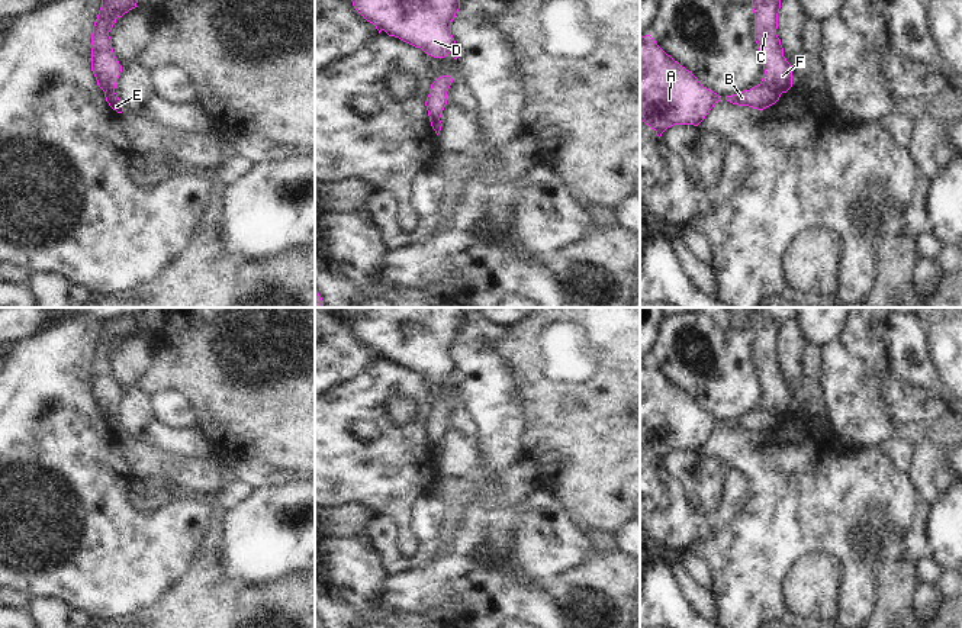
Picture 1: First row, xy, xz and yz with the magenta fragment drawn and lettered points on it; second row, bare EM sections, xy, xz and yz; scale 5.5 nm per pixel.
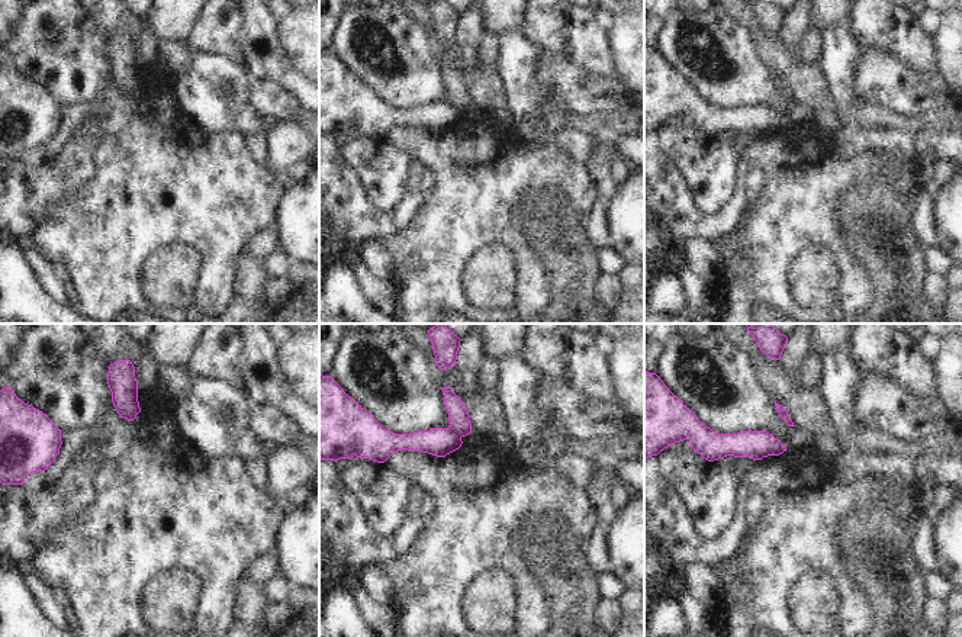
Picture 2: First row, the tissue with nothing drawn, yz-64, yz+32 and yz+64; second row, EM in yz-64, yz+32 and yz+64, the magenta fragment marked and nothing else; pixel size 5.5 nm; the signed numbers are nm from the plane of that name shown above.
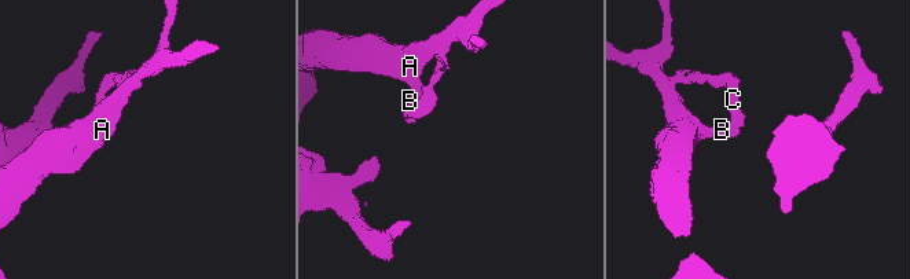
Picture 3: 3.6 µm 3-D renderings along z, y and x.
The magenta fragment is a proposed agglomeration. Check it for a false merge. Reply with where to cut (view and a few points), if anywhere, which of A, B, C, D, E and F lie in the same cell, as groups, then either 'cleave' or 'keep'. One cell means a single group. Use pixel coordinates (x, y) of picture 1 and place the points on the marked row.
yz (761, 83), (779, 94) | A B D E / C F | cleave

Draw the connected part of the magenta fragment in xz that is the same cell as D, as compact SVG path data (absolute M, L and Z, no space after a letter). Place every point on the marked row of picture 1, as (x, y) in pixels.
M351 0L354 9L370 23L379 33L385 30L389 36L421 48L434 58L444 58L453 52L459 58L457 44L451 35L451 22L460 9L460 0Z

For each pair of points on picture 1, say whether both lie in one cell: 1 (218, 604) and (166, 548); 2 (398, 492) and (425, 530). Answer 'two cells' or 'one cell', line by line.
1: two cells
2: two cells

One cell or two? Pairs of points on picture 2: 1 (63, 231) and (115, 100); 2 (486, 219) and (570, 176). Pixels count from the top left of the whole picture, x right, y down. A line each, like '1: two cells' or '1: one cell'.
1: one cell
2: one cell

